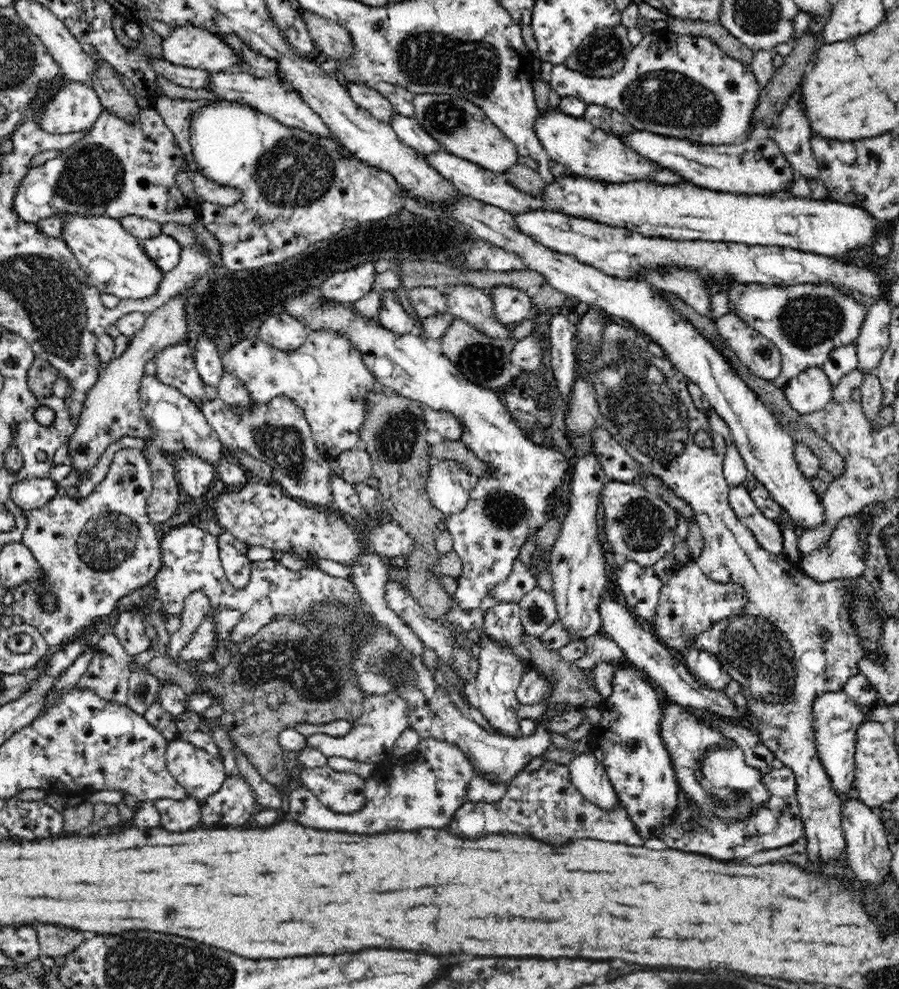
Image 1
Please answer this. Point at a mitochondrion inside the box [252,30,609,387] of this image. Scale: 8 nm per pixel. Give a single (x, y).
(450, 118)

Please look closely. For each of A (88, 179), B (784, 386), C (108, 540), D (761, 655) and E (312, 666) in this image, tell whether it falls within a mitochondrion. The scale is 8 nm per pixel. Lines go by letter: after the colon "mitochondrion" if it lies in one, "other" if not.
A: mitochondrion
B: other
C: mitochondrion
D: mitochondrion
E: mitochondrion

